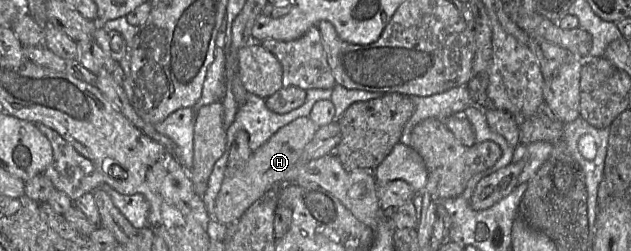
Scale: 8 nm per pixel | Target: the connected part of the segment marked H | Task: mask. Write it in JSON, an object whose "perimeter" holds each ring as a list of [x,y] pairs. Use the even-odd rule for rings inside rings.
{"perimeter":[[[299,117],[280,128],[266,143],[253,151],[244,166],[239,169],[226,168],[213,219],[225,225],[235,223],[256,200],[275,186],[318,185],[335,196],[360,222],[374,229],[382,210],[371,170],[346,170],[334,153],[300,162],[304,148],[311,142],[317,129],[310,117]]]}

